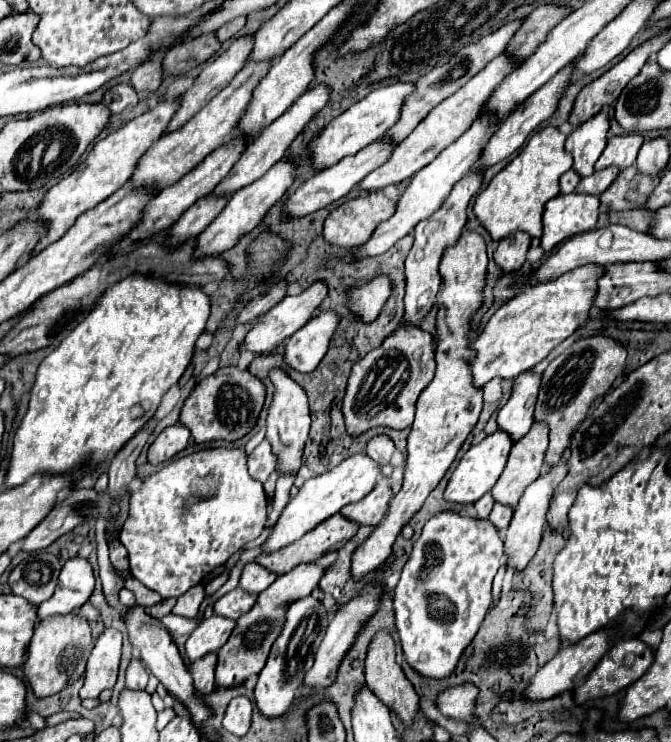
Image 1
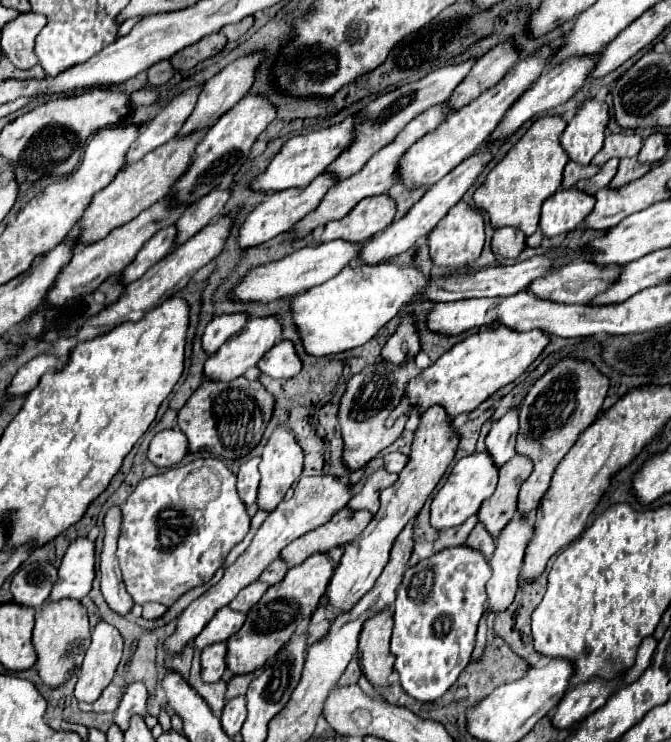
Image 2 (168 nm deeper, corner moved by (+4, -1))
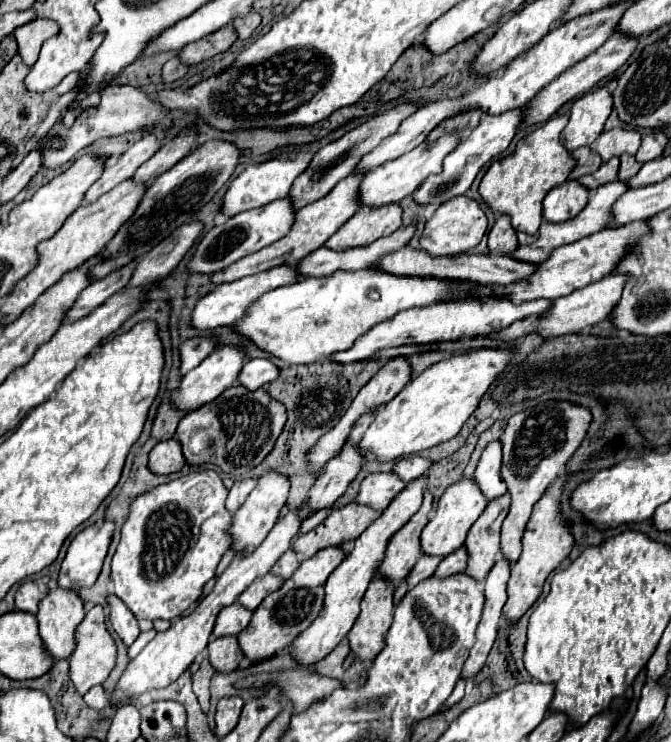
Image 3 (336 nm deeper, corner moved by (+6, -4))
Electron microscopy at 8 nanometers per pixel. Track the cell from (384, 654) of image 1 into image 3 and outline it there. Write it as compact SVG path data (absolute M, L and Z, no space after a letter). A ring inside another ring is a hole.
M375 575L361 601L361 615L357 617L347 637L351 651L363 661L375 659L377 651L383 647L383 635L395 609L393 589L393 583L385 581L381 575Z

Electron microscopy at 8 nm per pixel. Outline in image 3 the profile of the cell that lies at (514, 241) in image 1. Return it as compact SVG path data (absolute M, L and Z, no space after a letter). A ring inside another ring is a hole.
M501 215L489 231L489 249L493 255L511 255L515 247L519 247L519 243L509 223L509 215Z

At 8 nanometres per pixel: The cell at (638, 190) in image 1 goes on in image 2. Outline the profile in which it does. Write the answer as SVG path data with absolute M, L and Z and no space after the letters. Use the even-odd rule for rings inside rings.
M635 158L621 160L619 162L619 170L617 170L617 174L615 174L615 178L611 180L609 186L611 188L621 188L621 186L629 184L631 180L637 180L639 176L645 176L647 170L649 170L649 166L647 164L639 164Z

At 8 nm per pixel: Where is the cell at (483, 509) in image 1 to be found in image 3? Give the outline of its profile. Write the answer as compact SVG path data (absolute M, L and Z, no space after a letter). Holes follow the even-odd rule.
M421 555L421 559L415 563L415 567L411 569L411 573L405 577L407 585L413 587L417 583L421 583L423 579L431 577L433 571L437 569L437 565L441 563L441 557L429 557L429 555Z

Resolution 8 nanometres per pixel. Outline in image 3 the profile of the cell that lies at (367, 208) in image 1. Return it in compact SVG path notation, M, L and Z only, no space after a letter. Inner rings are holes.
M385 205L379 209L359 207L357 213L325 243L325 247L333 251L345 251L371 245L375 239L391 235L401 227L401 213L403 209L399 205Z

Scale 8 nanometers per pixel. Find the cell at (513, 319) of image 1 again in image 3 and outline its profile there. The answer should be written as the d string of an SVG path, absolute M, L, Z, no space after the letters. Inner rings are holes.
M479 349L473 353L451 355L449 359L425 369L417 379L407 383L397 397L381 407L363 439L357 443L357 449L365 459L385 463L453 439L479 405L483 393L495 381L495 375L505 369L509 357L511 351Z

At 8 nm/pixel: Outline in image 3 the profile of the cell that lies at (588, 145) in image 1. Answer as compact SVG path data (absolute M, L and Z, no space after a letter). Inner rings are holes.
M597 87L585 95L581 95L569 113L569 123L561 133L561 143L567 151L575 151L577 147L591 145L613 109L613 97L607 87Z

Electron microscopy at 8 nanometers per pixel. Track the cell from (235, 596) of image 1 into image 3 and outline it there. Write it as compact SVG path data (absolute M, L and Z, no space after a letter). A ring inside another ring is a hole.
M265 573L263 577L257 577L257 579L239 595L239 603L241 603L245 609L255 611L255 609L261 605L261 601L263 601L269 593L281 589L283 583L285 583L285 579L283 579L281 575Z

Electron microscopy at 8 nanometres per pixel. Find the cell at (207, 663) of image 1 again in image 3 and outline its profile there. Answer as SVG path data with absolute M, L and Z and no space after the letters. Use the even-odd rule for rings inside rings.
M231 635L231 637L219 637L215 641L209 643L207 647L209 651L209 663L215 671L233 671L239 667L241 659L245 657L243 651L239 649L239 643L237 643L237 637Z

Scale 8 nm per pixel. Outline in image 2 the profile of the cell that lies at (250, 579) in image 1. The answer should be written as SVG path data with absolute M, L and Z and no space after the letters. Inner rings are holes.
M275 560L269 564L269 568L263 570L263 574L259 576L259 582L265 582L265 584L277 584L279 580L283 580L285 572L287 572L287 564L283 560Z

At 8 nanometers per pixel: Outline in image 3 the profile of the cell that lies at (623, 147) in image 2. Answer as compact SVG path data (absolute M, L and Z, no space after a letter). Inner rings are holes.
M615 127L611 131L603 131L597 141L591 143L591 149L601 155L603 161L609 161L611 157L619 157L623 153L635 155L641 143L641 135L635 129L621 129Z

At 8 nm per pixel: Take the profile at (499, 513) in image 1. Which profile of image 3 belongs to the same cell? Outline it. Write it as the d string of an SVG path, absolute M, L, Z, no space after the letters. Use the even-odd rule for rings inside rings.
M461 547L461 549L457 549L453 555L445 557L445 559L439 563L439 567L437 567L437 571L435 571L435 577L437 577L437 579L445 579L445 577L449 577L449 575L457 575L457 573L461 573L461 571L465 569L465 563L467 563L467 551L465 551L465 547Z

